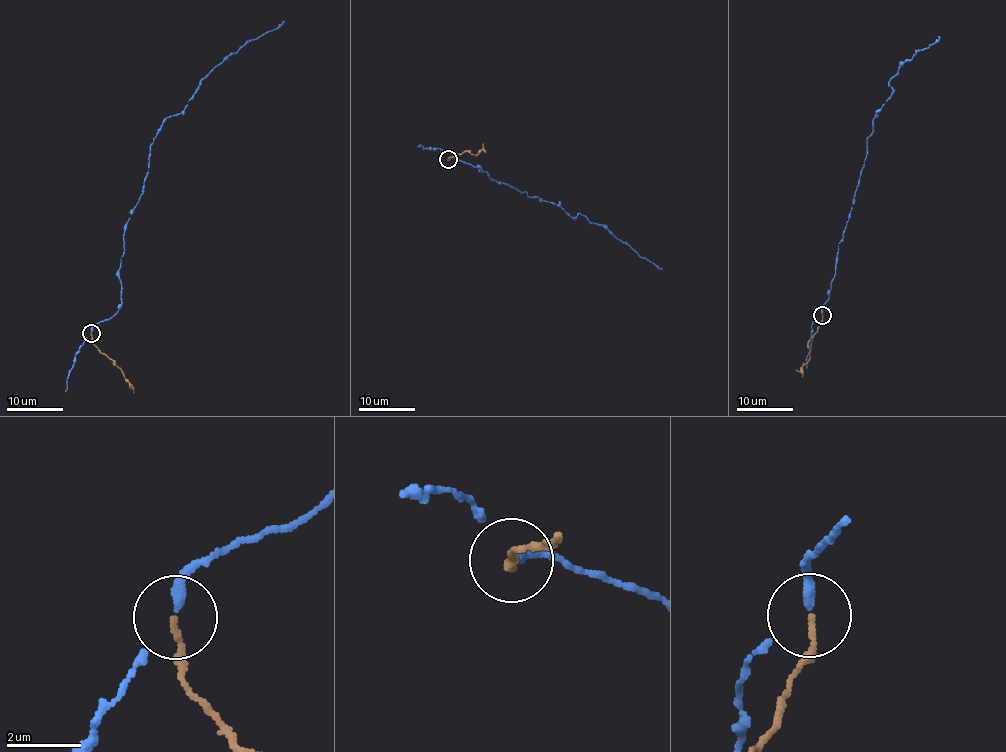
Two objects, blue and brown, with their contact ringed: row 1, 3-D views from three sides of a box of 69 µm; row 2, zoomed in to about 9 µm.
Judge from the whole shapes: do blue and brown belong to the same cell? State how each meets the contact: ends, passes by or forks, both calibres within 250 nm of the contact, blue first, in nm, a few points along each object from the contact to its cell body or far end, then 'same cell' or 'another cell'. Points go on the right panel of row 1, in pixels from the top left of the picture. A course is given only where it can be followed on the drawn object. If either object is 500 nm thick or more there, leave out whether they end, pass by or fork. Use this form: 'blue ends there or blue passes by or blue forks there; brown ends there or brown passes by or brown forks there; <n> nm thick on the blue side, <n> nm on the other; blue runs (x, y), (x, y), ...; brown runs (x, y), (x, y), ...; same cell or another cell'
blue passes by; brown ends there; 190 nm thick on the blue side, 140 nm on the other; blue runs (822, 314), (867, 155), (867, 138), (873, 130), (874, 118), (891, 96), (888, 81), (940, 36); brown runs (822, 315), (822, 322), (809, 342), (810, 356), (802, 368), (801, 376); another cell

